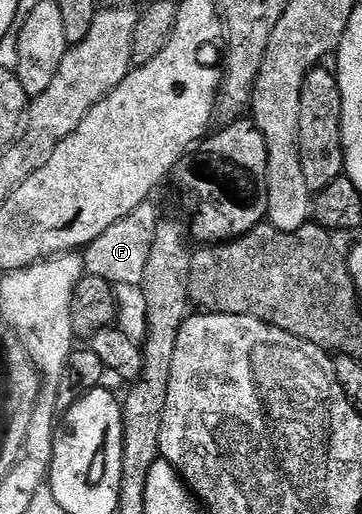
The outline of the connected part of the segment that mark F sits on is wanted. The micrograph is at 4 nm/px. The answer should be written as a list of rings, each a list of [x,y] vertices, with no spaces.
[[[152,201],[143,202],[125,216],[121,221],[106,229],[105,232],[88,245],[83,252],[84,271],[93,278],[103,279],[111,285],[142,285],[146,261],[152,251],[153,236],[156,235],[157,224],[161,220]]]

